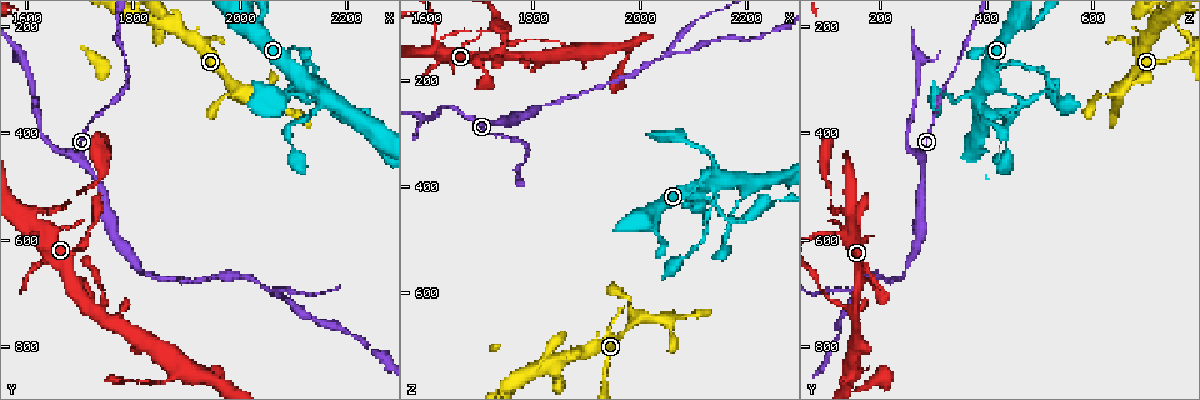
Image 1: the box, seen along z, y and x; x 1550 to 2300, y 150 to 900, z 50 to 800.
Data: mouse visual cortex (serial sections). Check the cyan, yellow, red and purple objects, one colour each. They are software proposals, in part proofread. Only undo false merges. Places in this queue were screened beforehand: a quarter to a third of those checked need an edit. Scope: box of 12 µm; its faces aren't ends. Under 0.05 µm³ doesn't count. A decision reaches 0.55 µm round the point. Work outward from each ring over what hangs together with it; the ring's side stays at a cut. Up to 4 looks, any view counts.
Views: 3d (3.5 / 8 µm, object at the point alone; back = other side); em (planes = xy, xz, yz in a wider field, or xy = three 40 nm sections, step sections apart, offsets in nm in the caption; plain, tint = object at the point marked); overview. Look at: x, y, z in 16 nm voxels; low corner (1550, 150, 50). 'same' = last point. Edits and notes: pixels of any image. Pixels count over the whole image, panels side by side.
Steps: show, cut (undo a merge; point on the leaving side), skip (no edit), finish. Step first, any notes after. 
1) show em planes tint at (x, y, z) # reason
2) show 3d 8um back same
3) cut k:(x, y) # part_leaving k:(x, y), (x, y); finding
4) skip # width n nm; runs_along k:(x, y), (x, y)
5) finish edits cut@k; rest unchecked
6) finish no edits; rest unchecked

show 3d 8um at (2135, 315, 390) # four or more arms meet

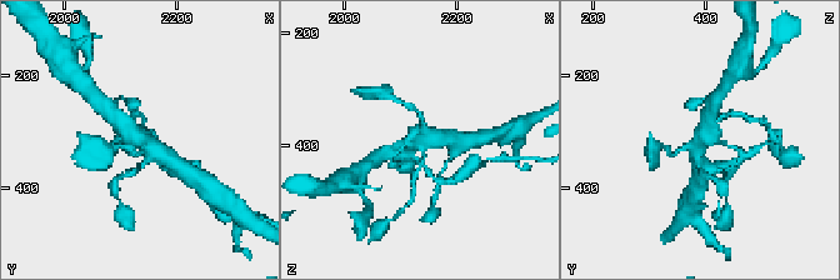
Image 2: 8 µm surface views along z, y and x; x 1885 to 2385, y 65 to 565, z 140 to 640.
show em xy step 5 tint at (2135, 315, 390)

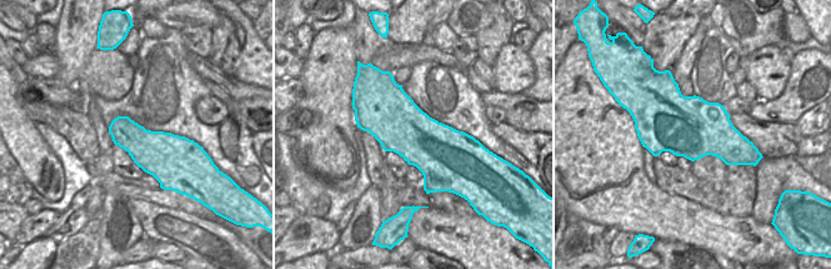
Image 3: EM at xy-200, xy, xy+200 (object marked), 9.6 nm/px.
skip # runs_along 2:(114, 119), (170, 159); all the same cell

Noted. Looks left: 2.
show 3d 3.5um at (2060, 695, 155) # three arms meet

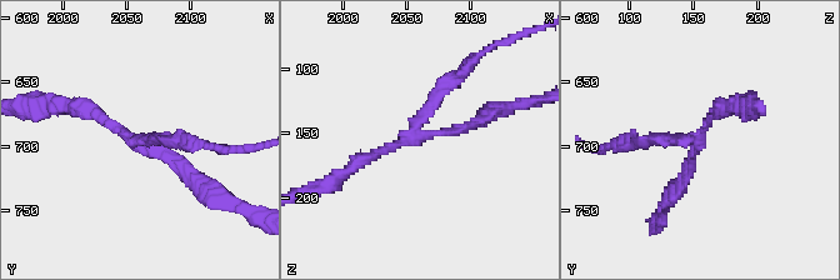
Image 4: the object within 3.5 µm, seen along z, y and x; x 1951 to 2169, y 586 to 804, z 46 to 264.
show em xy step 5 tint at (2056, 694, 154) # arms 3; arm_widths 150, 150, 200 nm; now the EM

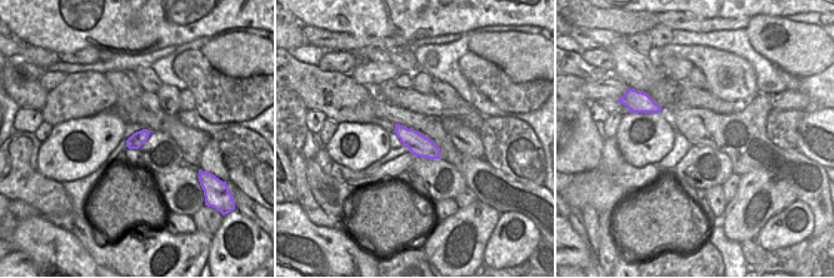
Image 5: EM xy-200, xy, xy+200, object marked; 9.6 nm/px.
cut 4:(438, 91) # part_leaving 4:(414, 129), (444, 86), (503, 41); a second cell is stuck on

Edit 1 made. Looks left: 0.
finish edits cut@4; rest unchecked

